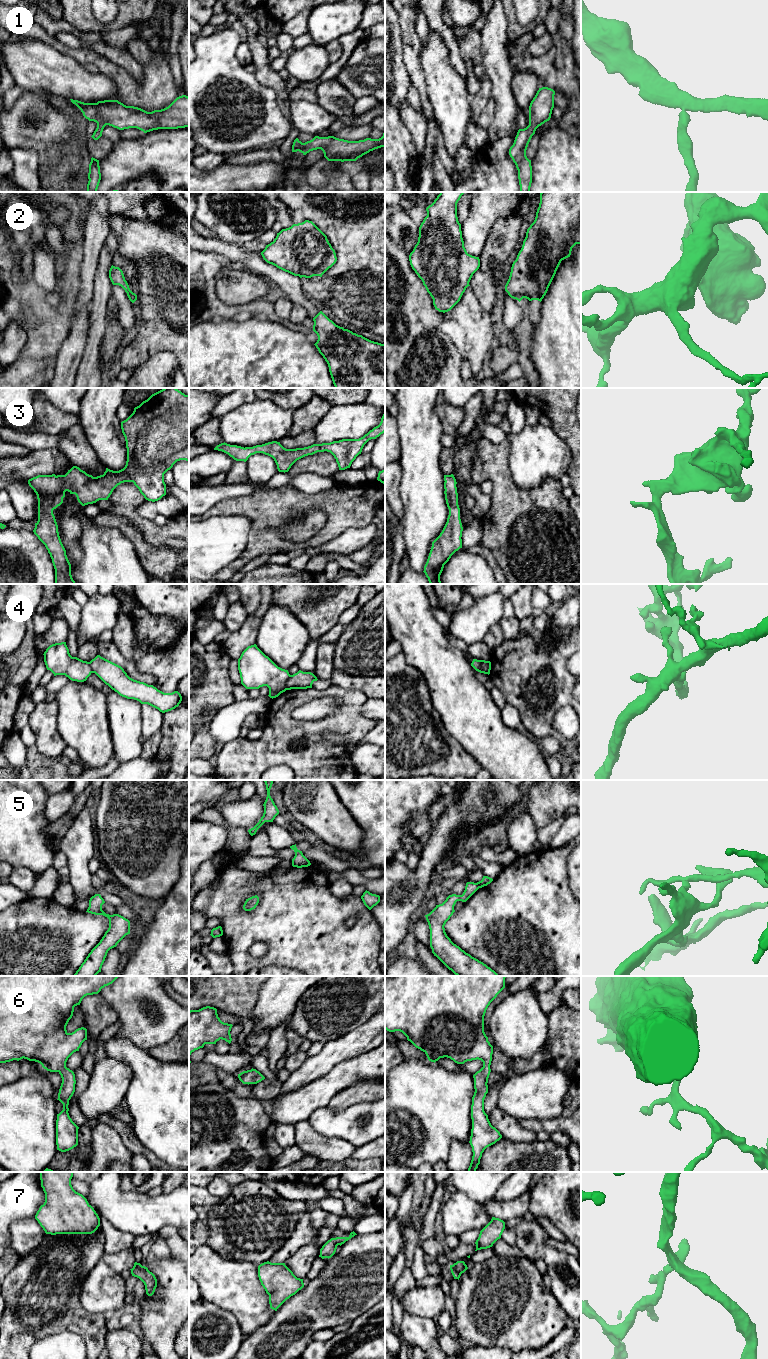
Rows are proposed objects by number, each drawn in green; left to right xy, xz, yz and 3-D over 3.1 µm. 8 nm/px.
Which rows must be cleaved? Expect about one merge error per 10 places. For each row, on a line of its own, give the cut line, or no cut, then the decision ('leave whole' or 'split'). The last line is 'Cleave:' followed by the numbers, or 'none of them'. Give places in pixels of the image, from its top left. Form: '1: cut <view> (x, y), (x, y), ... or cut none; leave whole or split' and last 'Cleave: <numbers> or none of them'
1: cut none; leave whole
2: cut none; leave whole
3: cut none; leave whole
4: cut yz (479, 660), (484, 668), (490, 668); split
5: cut none; leave whole
6: cut none; leave whole
7: cut none; leave whole
Cleave: 4

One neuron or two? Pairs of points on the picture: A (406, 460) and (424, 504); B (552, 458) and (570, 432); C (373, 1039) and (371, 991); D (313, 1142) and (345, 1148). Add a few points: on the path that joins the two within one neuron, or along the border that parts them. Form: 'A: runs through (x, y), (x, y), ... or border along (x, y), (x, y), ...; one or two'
A: runs through (417, 471), (422, 478), (422, 493); one
B: border along (551, 428), (570, 450); two
C: border along (374, 1013), (355, 1029); two
D: runs through (321, 1147), (337, 1148); one

